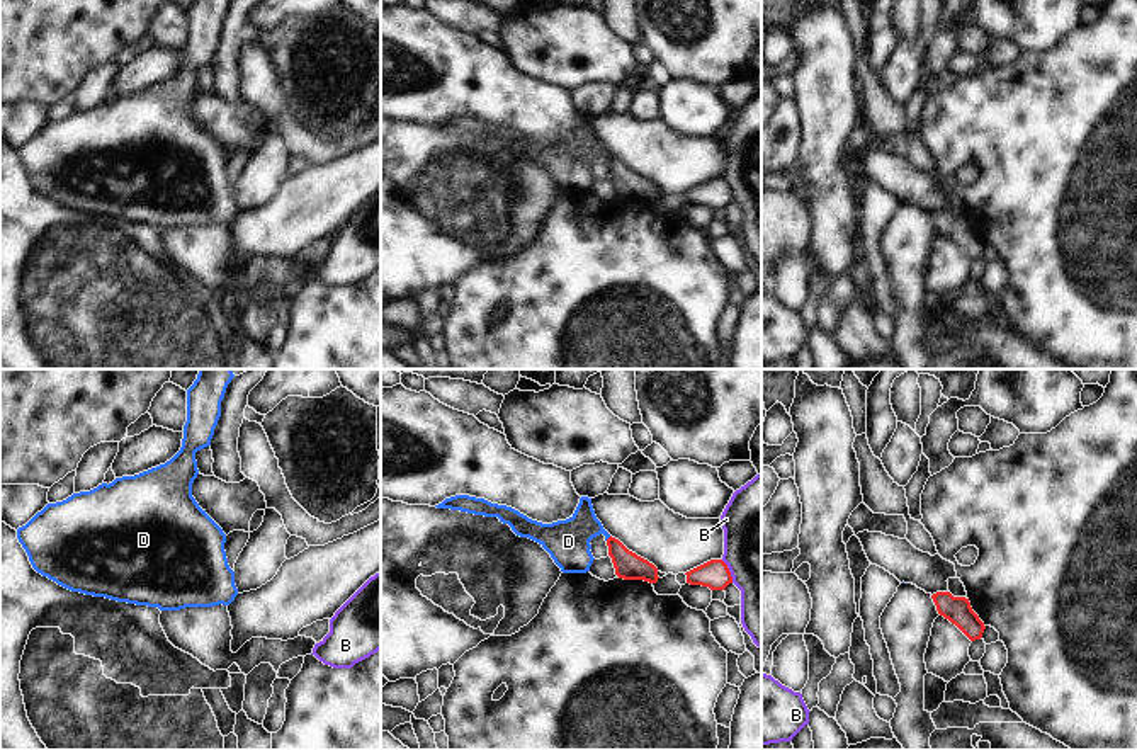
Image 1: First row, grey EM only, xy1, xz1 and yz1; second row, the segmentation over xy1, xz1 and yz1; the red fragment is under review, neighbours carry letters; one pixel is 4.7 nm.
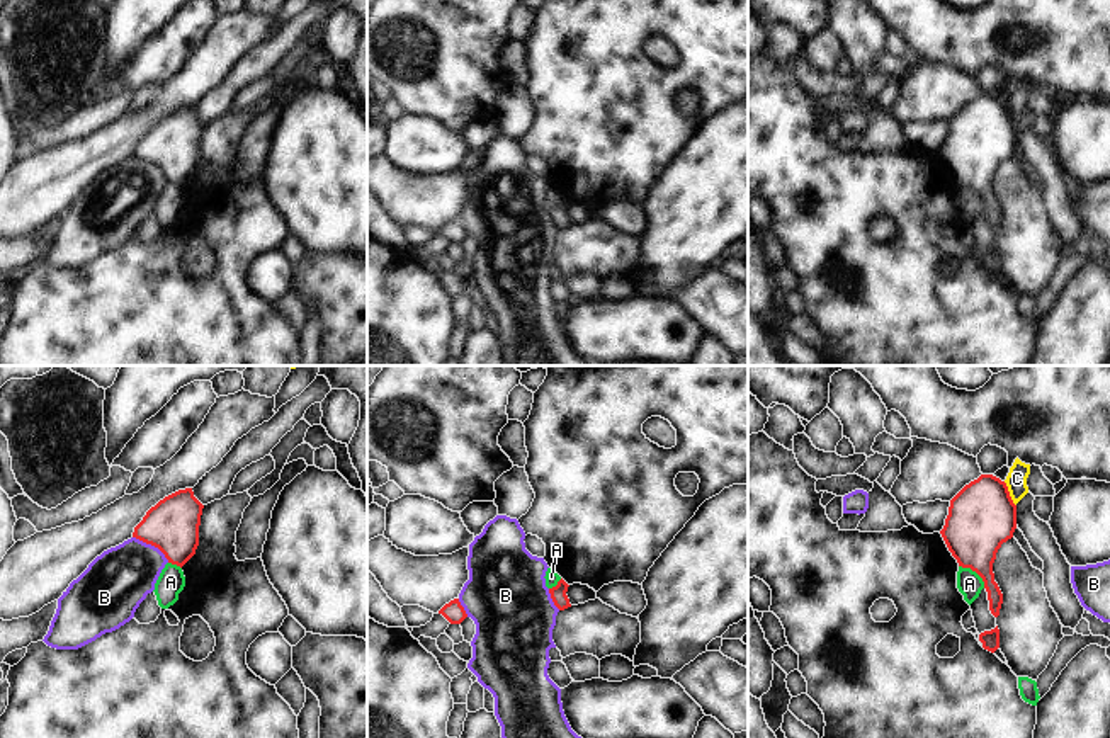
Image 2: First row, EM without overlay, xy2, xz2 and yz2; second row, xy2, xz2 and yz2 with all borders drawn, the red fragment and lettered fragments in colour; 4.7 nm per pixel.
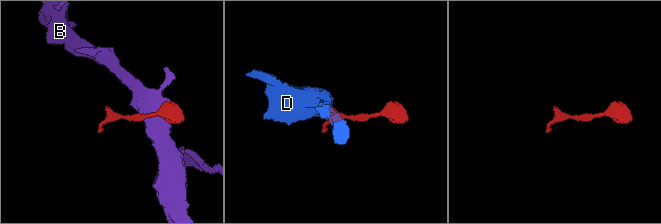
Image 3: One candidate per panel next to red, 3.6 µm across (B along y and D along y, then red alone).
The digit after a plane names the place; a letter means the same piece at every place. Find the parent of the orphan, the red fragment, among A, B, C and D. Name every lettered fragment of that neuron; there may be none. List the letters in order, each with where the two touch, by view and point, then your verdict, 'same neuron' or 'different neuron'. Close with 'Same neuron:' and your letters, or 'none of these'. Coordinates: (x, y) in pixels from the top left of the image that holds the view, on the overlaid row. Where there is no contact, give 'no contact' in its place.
A: contact yz2 (974, 570); different neuron
B: contact xy2 (152, 544); different neuron
C: contact yz2 (1008, 493); different neuron
D: contact xz1 (609, 538); same neuron
Same neuron: D

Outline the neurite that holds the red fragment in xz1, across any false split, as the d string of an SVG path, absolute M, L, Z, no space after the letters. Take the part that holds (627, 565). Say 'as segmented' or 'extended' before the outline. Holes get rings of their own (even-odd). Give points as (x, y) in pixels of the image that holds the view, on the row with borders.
extended; M455 495L445 498L437 509L461 510L474 515L498 517L508 524L520 537L539 543L561 568L563 573L586 573L593 563L590 541L600 534L605 536L608 556L612 558L615 575L624 580L658 582L658 568L648 560L629 551L619 539L612 537L597 519L591 498L581 497L574 514L566 520L542 524L529 519L518 510L491 503L484 498Z

